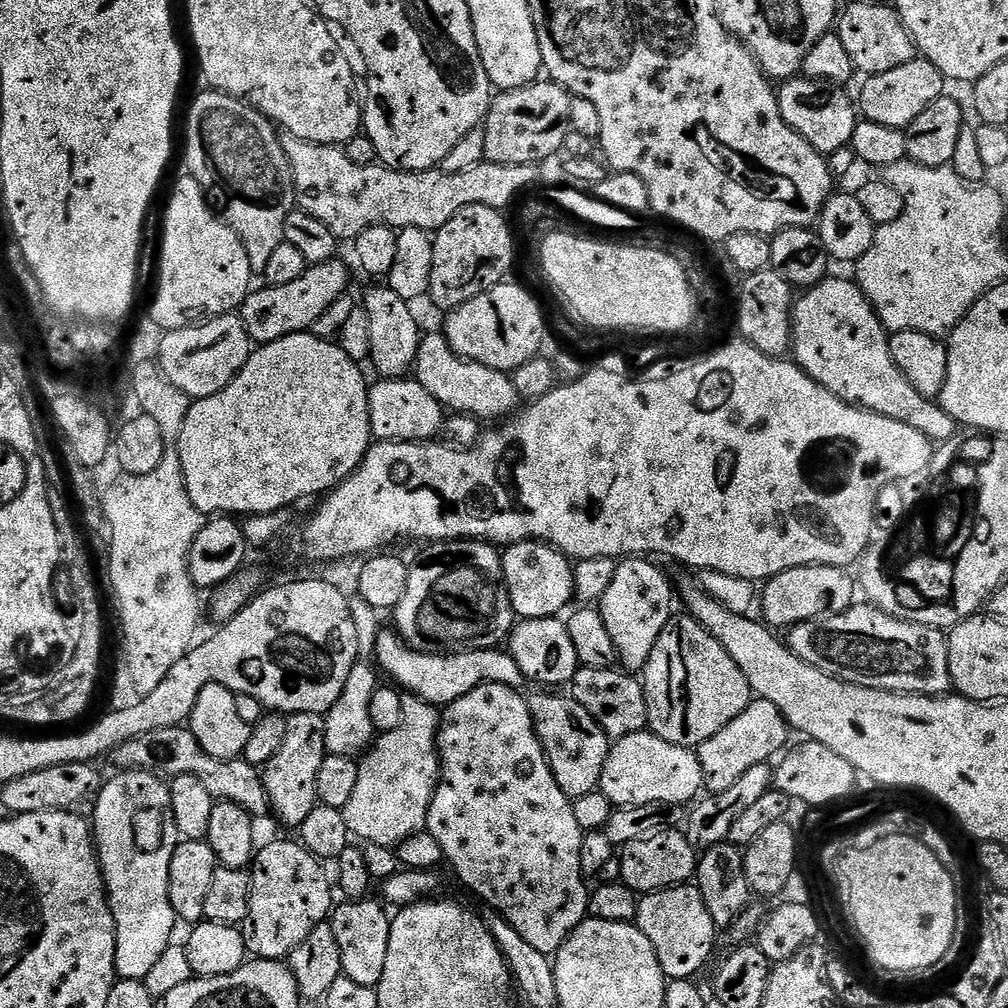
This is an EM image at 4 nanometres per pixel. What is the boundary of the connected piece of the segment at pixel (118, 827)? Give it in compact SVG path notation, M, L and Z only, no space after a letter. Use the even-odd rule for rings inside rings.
M124 770L113 780L105 779L95 797L96 809L90 819L100 870L104 873L104 890L114 914L116 927L116 975L122 980L145 981L150 970L174 944L172 931L178 927L174 906L170 906L170 858L178 843L169 785L150 772Z

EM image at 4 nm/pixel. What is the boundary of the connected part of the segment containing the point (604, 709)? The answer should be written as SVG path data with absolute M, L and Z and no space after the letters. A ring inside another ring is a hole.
M583 666L577 668L570 685L570 695L594 722L615 742L630 734L638 734L648 728L648 707L643 683L635 675L616 668L594 670Z

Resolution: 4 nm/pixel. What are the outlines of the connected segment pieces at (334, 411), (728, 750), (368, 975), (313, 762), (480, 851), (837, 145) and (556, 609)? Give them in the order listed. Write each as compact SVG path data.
M311 331L290 334L286 338L278 338L269 344L259 345L246 362L246 366L242 366L240 373L221 392L196 400L189 407L180 435L180 457L190 502L194 502L196 509L205 514L239 514L244 518L261 516L267 512L283 512L291 509L293 507L291 504L295 500L327 494L333 488L337 488L342 481L350 479L374 443L370 426L370 402L368 401L370 384L369 381L364 381L364 372L360 368L363 367L357 361L351 360L342 351L339 343L313 336Z
M753 698L746 710L734 718L734 722L726 722L726 726L722 726L714 738L706 738L706 742L695 748L702 766L704 788L714 796L722 794L722 790L730 790L730 786L734 786L734 782L738 782L746 770L775 761L789 747L788 735L790 729L782 710L778 710L774 702Z
M379 899L348 900L331 913L330 923L334 937L341 951L341 970L343 976L358 986L379 989L384 982L386 954L390 950L390 930L392 916L389 909Z
M293 712L288 716L286 722L286 738L282 742L282 750L270 758L270 762L264 765L262 775L266 794L268 795L268 806L271 815L277 816L286 827L292 830L299 829L302 822L306 822L310 810L314 810L318 803L318 769L322 767L322 762L326 755L324 747L324 716L321 714L306 714L305 712Z
M479 684L474 690L470 690L470 694L462 694L462 698L458 698L443 709L440 732L436 735L436 748L440 751L440 785L436 787L436 793L430 802L426 830L435 838L438 846L442 846L447 867L450 866L456 871L457 878L474 895L481 896L492 907L493 913L503 916L506 922L510 922L510 926L514 926L514 930L518 930L518 934L522 934L522 938L526 938L526 942L530 942L534 950L542 950L542 954L551 957L567 942L568 935L589 915L590 888L589 885L584 885L586 877L582 870L582 842L586 834L574 818L572 800L562 790L562 786L558 786L552 767L548 765L548 759L532 721L532 711L524 694L523 691L505 684Z
M805 76L792 77L783 81L777 91L779 109L787 125L796 133L802 134L816 150L827 156L851 143L858 123L855 101L851 101L845 92L847 91L843 87L828 81Z
M523 540L521 544L509 544L503 549L502 559L504 561L504 584L508 587L512 611L520 620L533 620L547 616L559 617L560 611L568 603L573 603L576 595L573 561L553 548L551 544L546 544L543 540Z

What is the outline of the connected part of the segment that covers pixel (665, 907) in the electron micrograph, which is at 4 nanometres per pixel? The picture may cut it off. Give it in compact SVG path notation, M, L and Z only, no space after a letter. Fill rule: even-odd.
M677 886L675 888L659 888L657 892L649 892L639 897L640 905L634 921L636 927L650 938L650 946L654 946L654 954L658 954L658 962L662 966L668 980L692 980L708 964L712 951L716 948L718 929L714 918L710 918L710 910L702 898L702 894L694 886Z

